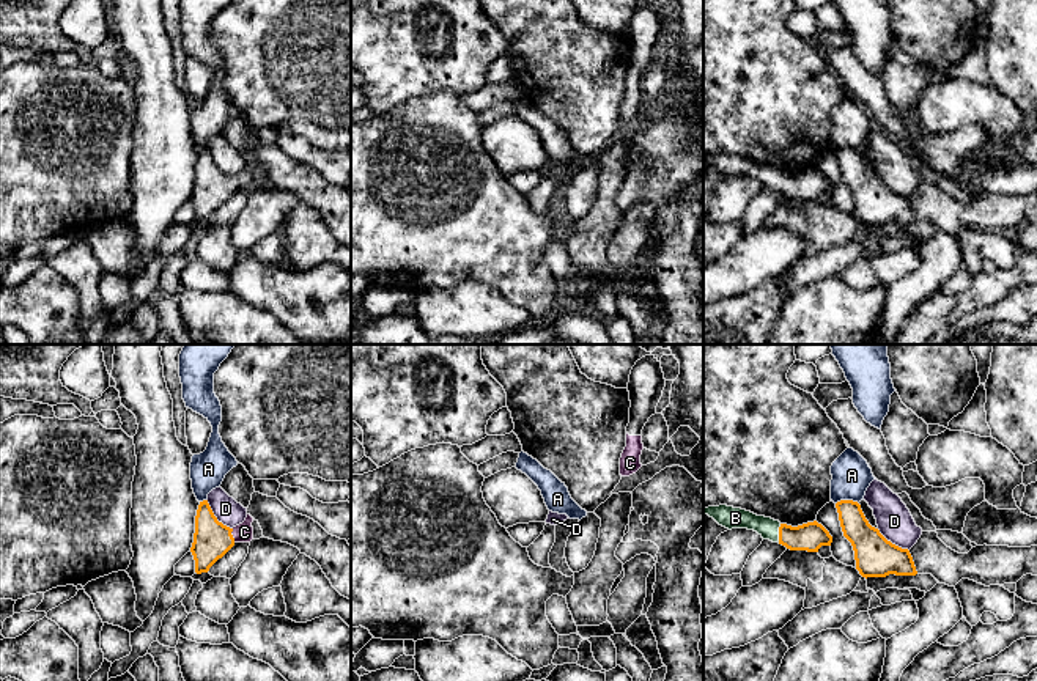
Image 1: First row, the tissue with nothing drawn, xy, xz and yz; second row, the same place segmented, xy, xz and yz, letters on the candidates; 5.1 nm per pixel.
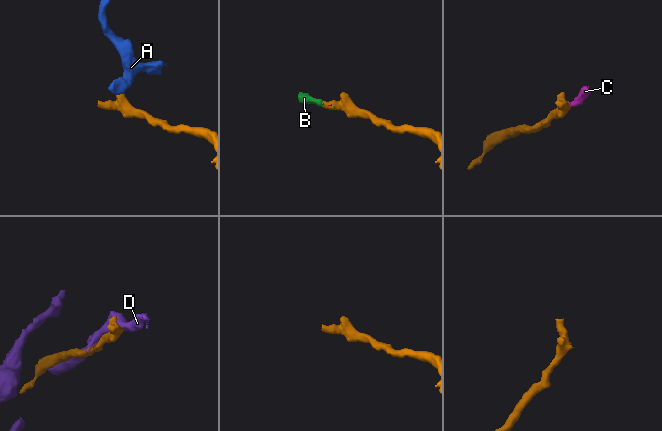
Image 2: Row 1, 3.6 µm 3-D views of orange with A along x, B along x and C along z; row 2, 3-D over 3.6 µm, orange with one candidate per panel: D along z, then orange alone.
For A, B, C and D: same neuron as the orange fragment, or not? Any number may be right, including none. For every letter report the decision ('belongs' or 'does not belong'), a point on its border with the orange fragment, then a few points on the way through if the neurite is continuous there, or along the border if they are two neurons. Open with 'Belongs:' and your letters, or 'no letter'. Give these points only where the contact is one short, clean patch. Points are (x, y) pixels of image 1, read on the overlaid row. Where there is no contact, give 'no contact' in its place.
Belongs: B, C
A: does not belong; contact yz (847, 500); border yz (858, 502), (839, 500), (836, 504)
B: belongs; contact yz (779, 533); way yz (809, 537), (779, 533), (748, 519), (734, 518)
C: belongs; contact xy (232, 535); way xy (213, 540), (232, 535), (244, 532)
D: does not belong; contact xy (214, 516)

